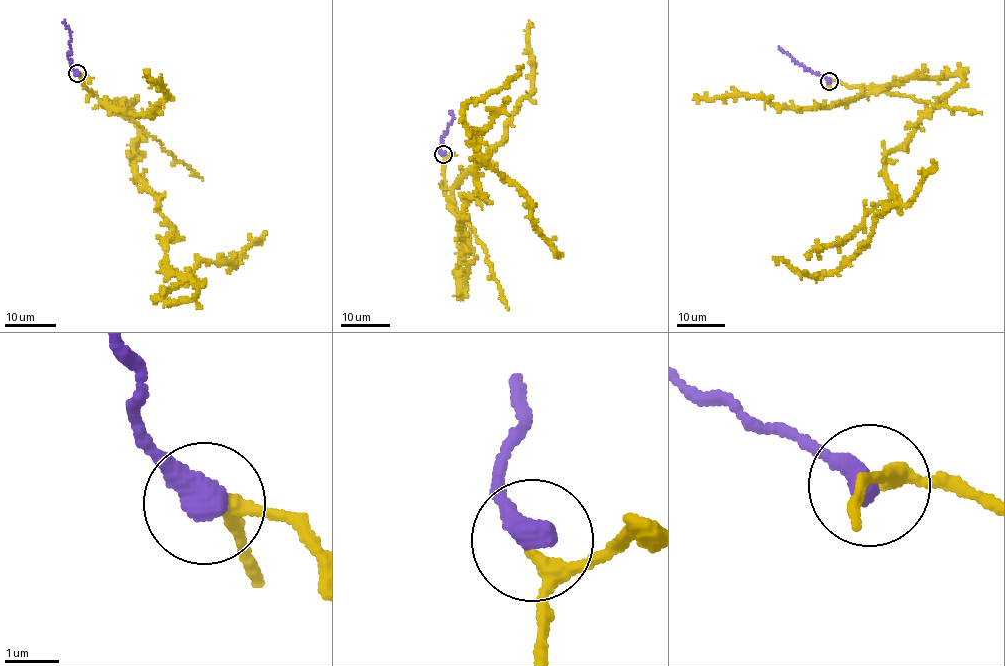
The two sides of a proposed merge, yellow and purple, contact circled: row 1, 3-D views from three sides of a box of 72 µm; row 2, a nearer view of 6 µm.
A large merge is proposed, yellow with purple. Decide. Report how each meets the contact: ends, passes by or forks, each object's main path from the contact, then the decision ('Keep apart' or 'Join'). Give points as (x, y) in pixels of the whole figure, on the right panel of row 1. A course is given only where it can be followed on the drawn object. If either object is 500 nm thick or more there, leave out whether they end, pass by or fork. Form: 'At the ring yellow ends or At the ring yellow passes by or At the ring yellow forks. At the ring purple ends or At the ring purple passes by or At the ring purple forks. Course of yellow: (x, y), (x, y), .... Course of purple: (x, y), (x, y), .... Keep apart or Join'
Course of yellow: (830, 81), (962, 79), (885, 155), (894, 195), (840, 245), (846, 262), (876, 216), (906, 204), (931, 160). Course of purple: (829, 81), (797, 63), (778, 47). Join

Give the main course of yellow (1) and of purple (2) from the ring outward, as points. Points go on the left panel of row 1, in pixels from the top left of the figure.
1: (77, 74), (139, 127), (134, 172), (174, 237), (163, 246), (164, 293), (201, 262), (234, 265), (264, 232)
2: (77, 73), (69, 58), (70, 33), (65, 20)

